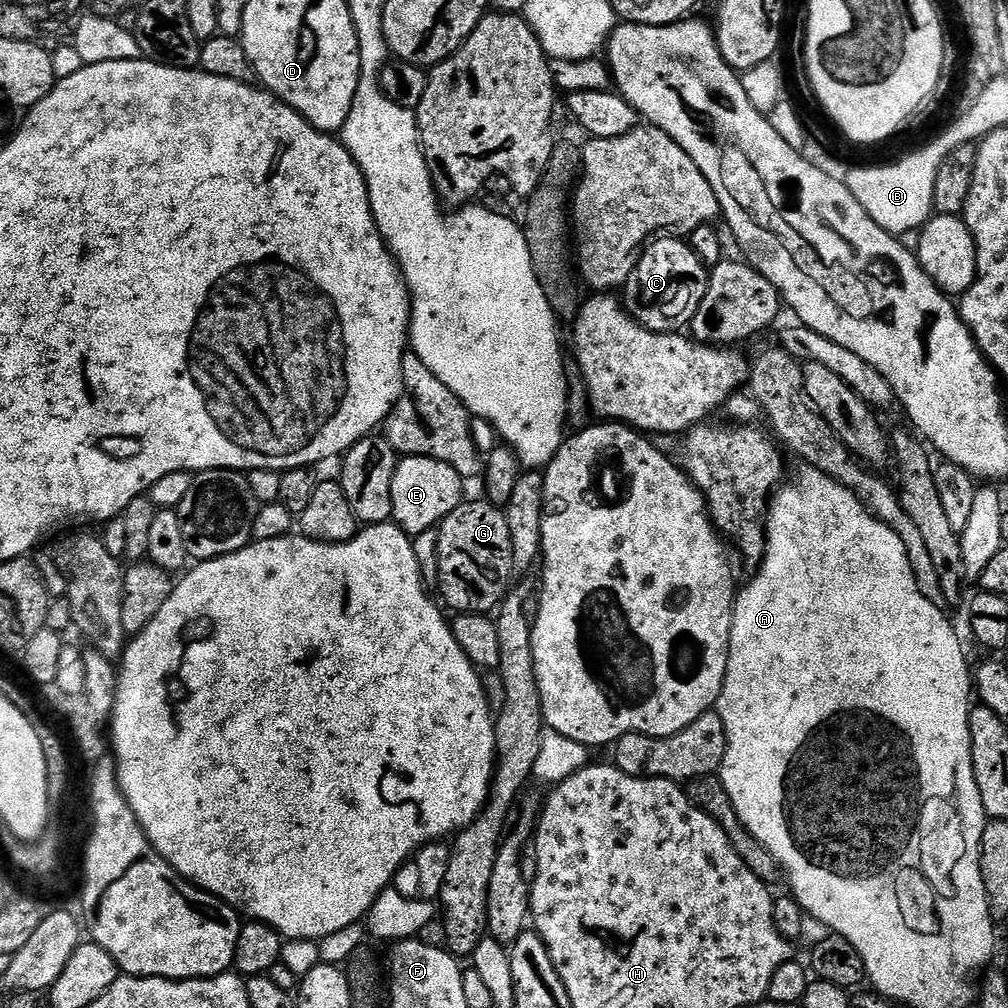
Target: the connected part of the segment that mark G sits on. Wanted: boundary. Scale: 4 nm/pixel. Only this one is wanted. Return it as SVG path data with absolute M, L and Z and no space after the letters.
M461 502L438 525L436 542L439 599L444 599L456 614L488 614L499 608L509 587L511 559L509 527L506 526L503 511L487 502Z

